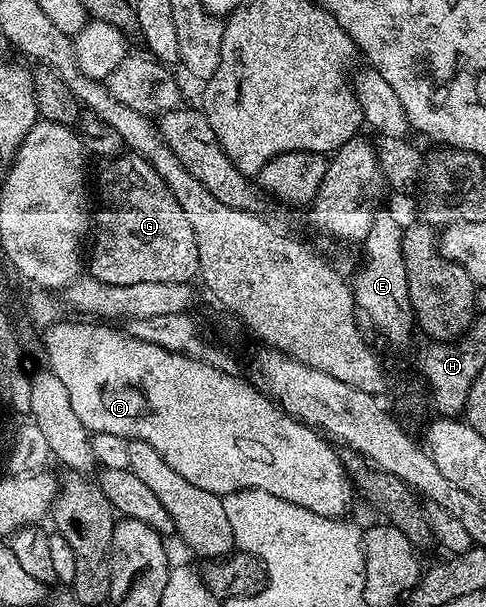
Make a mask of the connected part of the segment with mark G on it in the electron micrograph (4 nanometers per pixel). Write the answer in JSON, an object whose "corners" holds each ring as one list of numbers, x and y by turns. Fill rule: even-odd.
{"corners":[[122,152,121,156,104,162,97,177,97,189,101,192,101,210,95,213,95,232,92,234,93,258,88,258,88,272,95,279,112,285,127,283,183,283,192,282,198,276,199,247,195,243,195,231,183,215,183,207,175,199,155,167,140,154]]}

